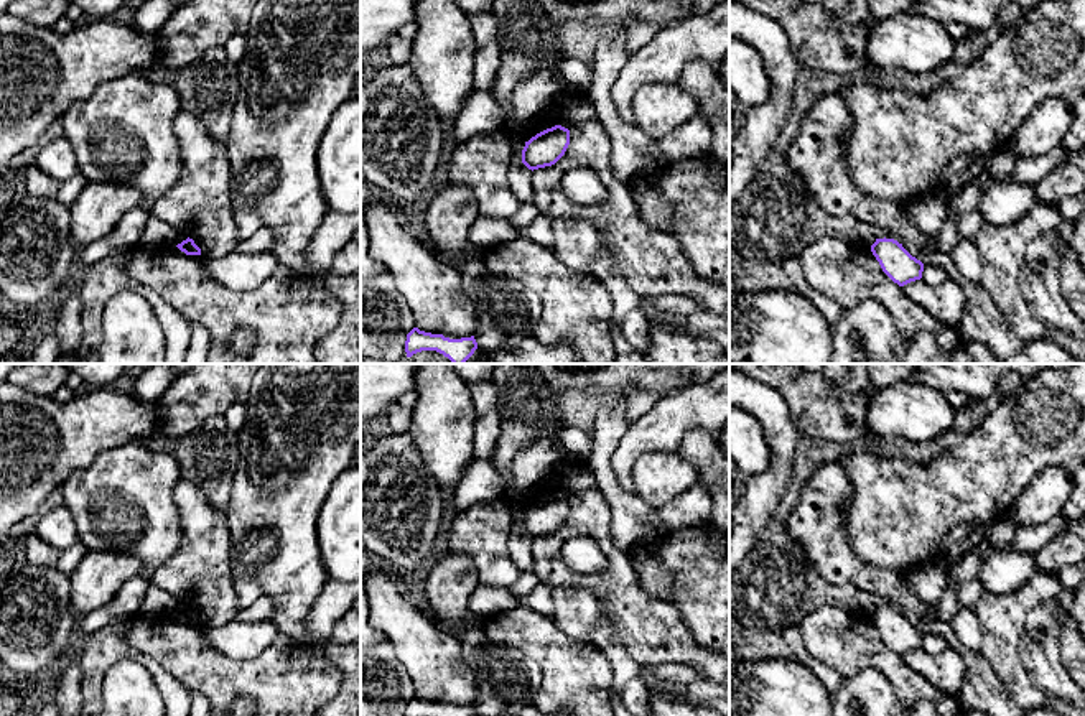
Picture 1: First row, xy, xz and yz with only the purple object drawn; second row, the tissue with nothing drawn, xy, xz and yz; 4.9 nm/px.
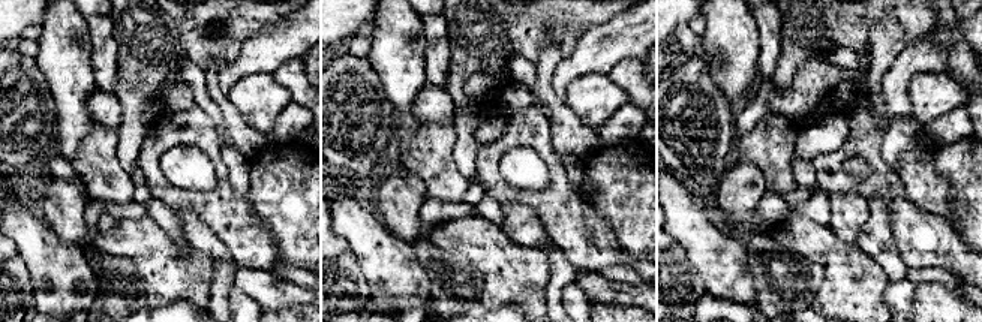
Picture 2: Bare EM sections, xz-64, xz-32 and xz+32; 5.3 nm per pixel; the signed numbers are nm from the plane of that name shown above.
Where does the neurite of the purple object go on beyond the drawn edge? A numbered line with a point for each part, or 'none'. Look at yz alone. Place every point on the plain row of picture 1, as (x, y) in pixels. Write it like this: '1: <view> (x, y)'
none

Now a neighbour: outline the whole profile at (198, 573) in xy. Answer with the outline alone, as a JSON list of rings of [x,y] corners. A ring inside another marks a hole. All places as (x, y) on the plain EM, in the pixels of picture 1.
[[[181,479],[173,491],[183,537],[178,550],[160,565],[150,583],[189,607],[198,607],[204,627],[235,621],[240,606],[231,570],[231,530],[226,514]]]

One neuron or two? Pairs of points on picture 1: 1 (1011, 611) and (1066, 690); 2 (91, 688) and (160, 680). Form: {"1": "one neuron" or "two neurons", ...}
{"1": "two neurons", "2": "one neuron"}

